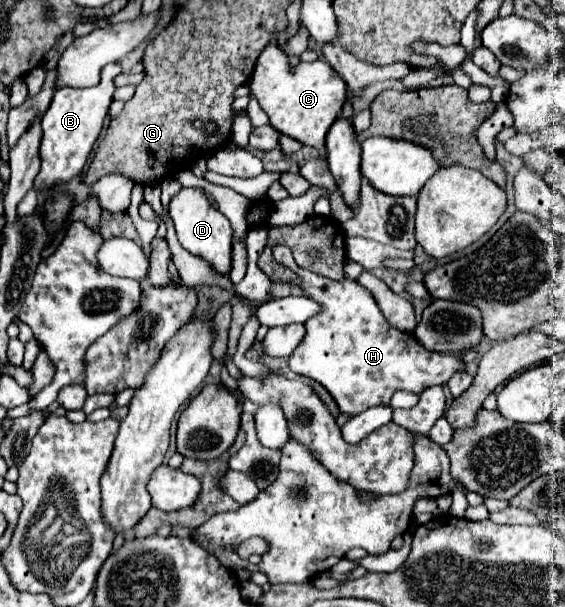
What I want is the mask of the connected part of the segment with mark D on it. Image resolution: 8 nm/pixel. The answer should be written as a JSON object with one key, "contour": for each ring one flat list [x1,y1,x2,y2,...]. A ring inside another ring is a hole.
{"contour":[[181,188,169,202,169,216,175,222,179,242,191,254,199,254,221,274,231,270,231,238,233,228,229,220,219,212,217,204,207,198,203,188]]}

